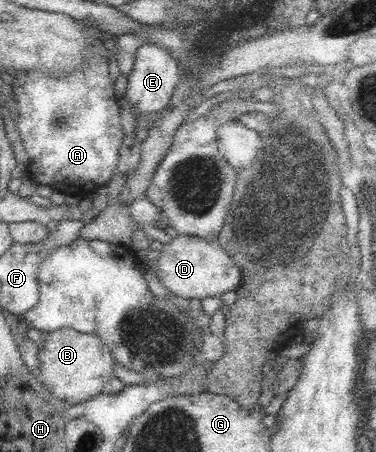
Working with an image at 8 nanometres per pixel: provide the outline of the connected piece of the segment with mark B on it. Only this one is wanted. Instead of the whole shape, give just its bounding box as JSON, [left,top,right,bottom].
[39,327,115,406]

